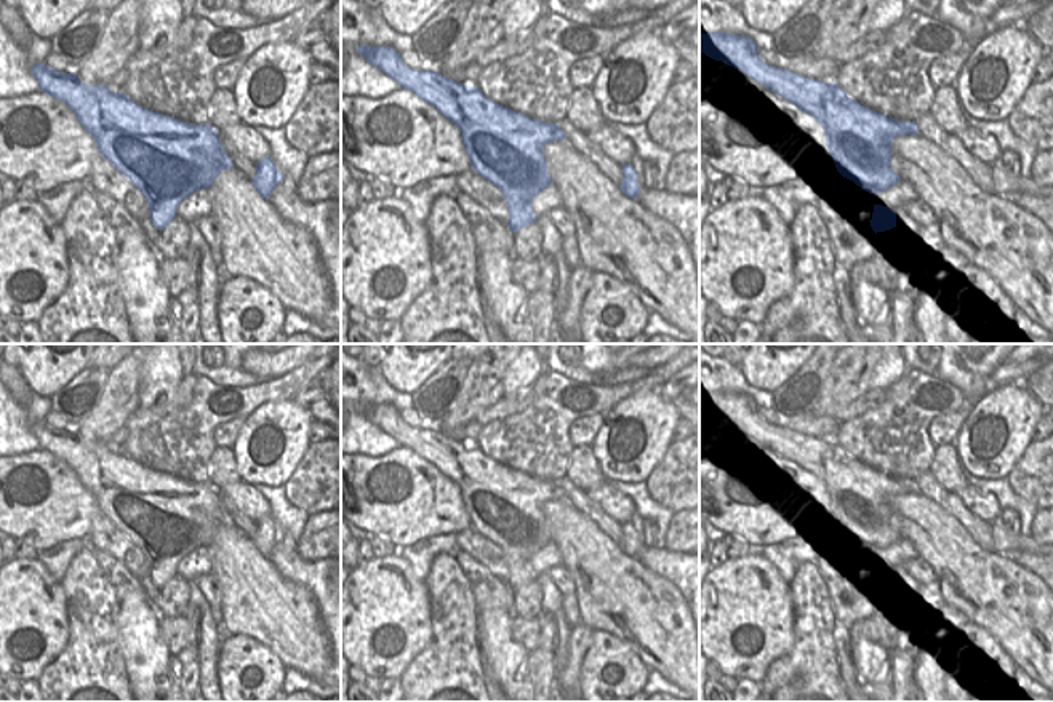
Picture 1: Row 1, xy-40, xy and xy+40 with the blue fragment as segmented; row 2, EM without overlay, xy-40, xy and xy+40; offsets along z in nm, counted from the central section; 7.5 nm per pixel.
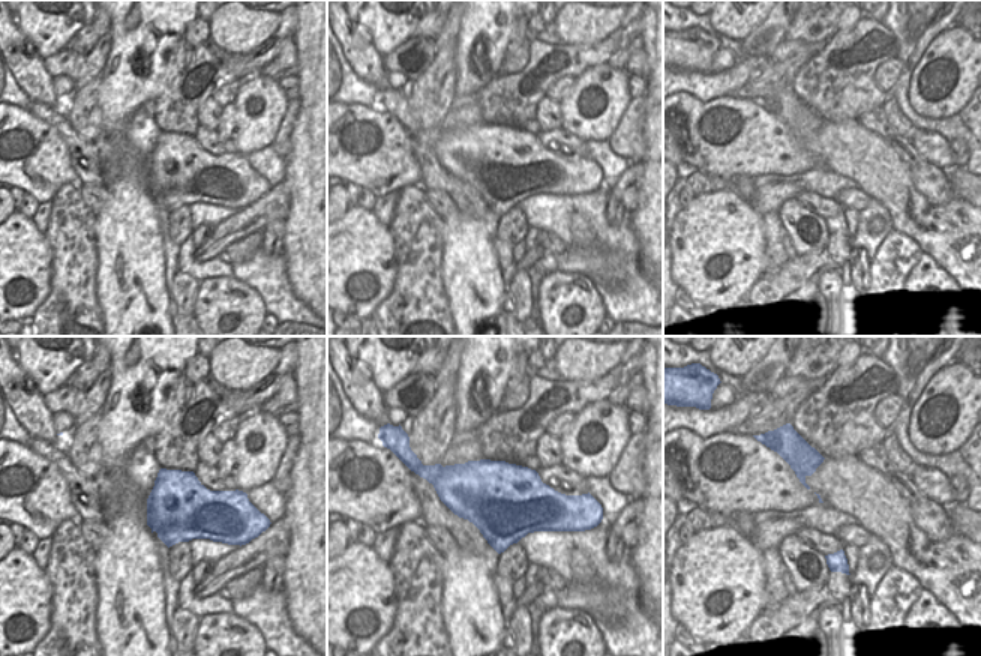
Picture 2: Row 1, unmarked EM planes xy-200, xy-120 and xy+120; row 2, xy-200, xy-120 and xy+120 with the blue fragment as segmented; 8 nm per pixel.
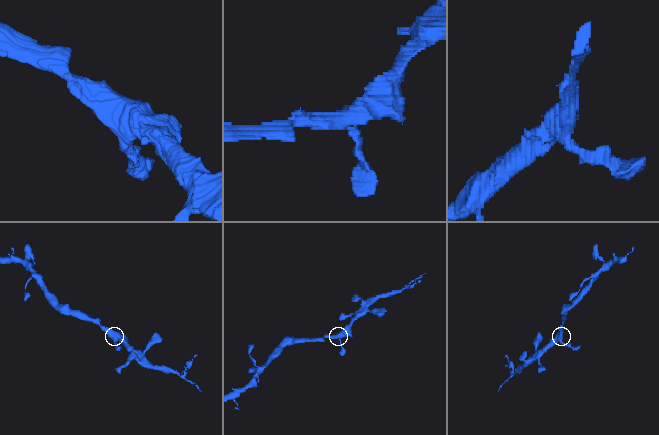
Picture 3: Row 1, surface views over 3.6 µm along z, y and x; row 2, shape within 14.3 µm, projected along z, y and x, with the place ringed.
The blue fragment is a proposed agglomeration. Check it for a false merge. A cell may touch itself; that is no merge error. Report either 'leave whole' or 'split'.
leave whole

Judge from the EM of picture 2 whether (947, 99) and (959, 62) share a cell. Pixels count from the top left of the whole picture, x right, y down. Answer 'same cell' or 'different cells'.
same cell

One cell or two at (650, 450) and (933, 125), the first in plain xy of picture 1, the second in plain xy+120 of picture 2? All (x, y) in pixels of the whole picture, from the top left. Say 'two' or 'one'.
two

